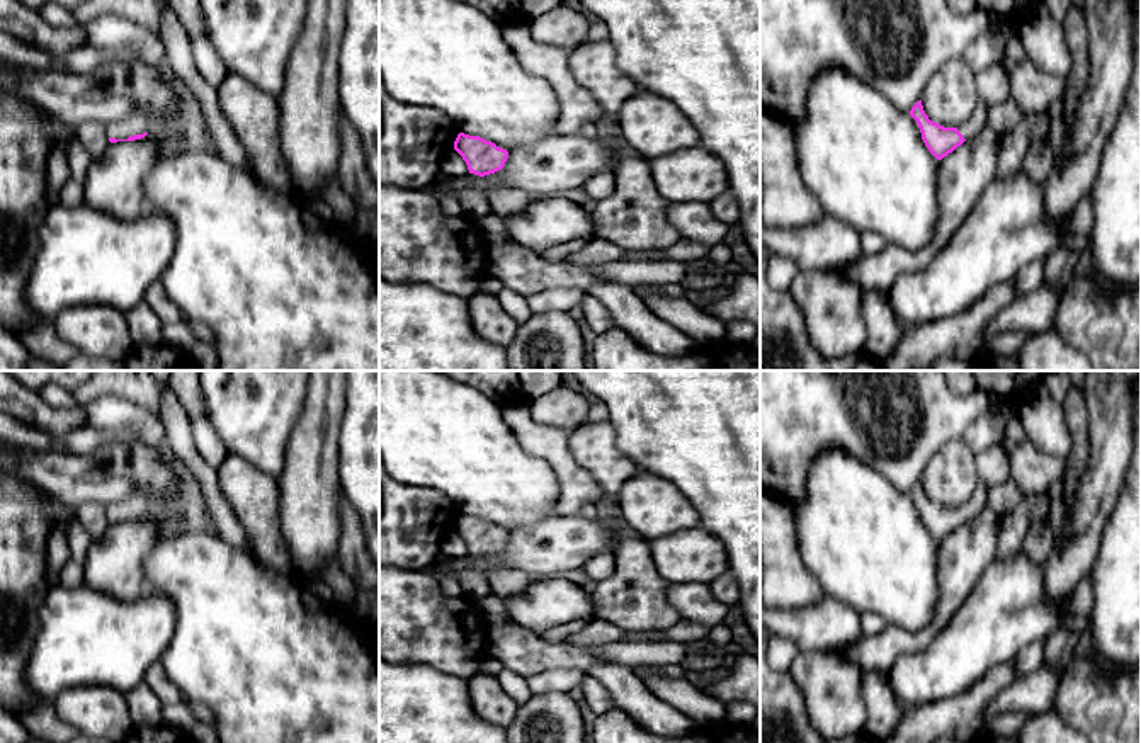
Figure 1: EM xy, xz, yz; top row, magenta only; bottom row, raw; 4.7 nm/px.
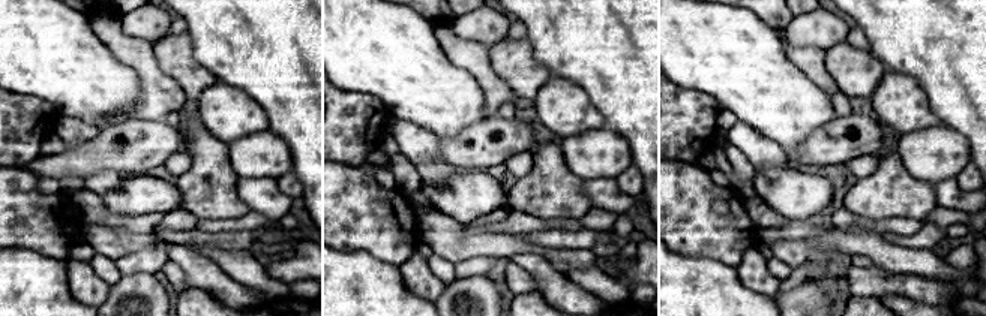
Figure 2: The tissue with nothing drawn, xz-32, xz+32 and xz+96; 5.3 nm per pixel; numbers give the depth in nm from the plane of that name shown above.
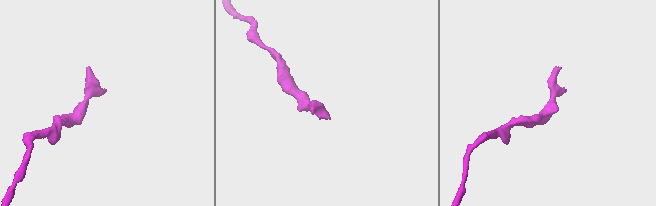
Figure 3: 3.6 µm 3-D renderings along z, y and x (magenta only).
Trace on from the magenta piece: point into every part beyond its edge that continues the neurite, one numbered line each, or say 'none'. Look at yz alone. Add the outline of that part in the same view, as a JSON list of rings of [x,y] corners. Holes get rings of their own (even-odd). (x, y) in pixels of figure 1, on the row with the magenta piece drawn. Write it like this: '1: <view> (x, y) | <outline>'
1: yz (982, 116) | [[[979,100],[971,117],[961,126],[957,126],[957,131],[968,141],[991,122],[991,114],[993,109]]]

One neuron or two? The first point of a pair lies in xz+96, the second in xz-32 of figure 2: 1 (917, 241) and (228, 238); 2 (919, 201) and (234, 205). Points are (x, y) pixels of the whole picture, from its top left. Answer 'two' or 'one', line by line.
1: one
2: one

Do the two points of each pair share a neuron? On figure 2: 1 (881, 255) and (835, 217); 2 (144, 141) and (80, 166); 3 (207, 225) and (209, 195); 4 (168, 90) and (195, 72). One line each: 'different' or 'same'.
1: different
2: same
3: different
4: different

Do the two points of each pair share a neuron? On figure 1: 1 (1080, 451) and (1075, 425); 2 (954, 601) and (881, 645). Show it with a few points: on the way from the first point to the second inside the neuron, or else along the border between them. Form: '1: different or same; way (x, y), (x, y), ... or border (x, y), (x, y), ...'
1: same; way (1080, 444), (1078, 432)
2: same; way (941, 619), (922, 638), (900, 641)

